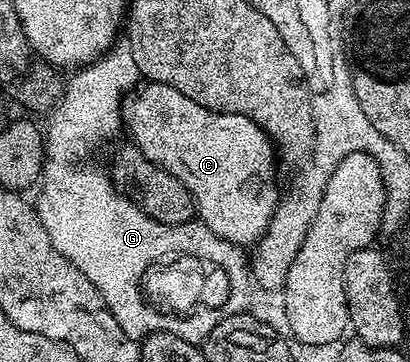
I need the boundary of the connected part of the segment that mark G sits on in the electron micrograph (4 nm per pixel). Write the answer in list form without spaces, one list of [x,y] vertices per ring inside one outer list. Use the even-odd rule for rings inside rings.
[[[117,43],[109,52],[97,58],[92,65],[78,68],[73,78],[69,77],[64,82],[64,93],[57,105],[48,114],[49,129],[44,130],[45,141],[45,164],[43,180],[40,182],[41,194],[35,197],[35,208],[43,227],[47,227],[47,235],[51,235],[51,243],[68,261],[91,283],[95,283],[95,291],[103,295],[105,308],[115,315],[119,327],[130,339],[144,339],[150,333],[170,333],[179,339],[189,341],[192,345],[200,346],[215,331],[215,327],[224,317],[230,317],[236,313],[246,312],[249,306],[249,285],[251,289],[251,265],[247,260],[244,248],[227,239],[219,239],[211,227],[201,224],[200,220],[194,219],[182,225],[164,225],[142,211],[130,197],[125,196],[116,185],[113,184],[112,176],[105,173],[97,165],[88,165],[85,160],[89,153],[93,153],[104,141],[109,141],[117,132],[123,129],[123,98],[130,91],[138,88],[142,80],[139,67],[135,64],[128,44]],[[171,247],[177,247],[180,251],[188,251],[197,255],[205,253],[209,261],[214,261],[219,268],[225,269],[229,276],[229,298],[222,303],[221,309],[203,309],[188,312],[184,315],[165,313],[157,309],[146,300],[143,292],[145,275],[157,260],[157,253],[168,254]]]

